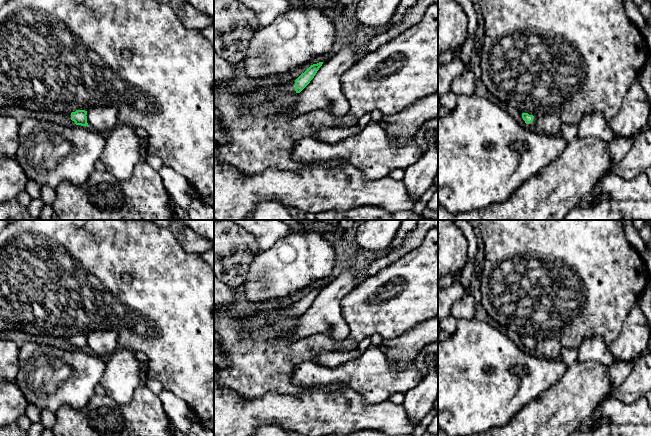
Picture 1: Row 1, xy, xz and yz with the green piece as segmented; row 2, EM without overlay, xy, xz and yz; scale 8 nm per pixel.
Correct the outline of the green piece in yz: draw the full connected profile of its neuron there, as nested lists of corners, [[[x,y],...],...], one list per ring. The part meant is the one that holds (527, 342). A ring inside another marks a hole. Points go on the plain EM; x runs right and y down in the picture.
[[[532,336],[522,337],[522,342],[527,349],[531,349],[531,350],[536,349],[537,340]]]

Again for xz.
[[[323,286],[311,289],[304,297],[302,297],[295,305],[286,308],[286,315],[289,318],[300,317],[314,302]]]

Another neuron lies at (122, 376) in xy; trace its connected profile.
[[[119,347],[110,357],[106,358],[106,370],[102,375],[100,384],[106,390],[106,394],[117,403],[128,403],[136,388],[141,386],[141,364],[129,349]]]

